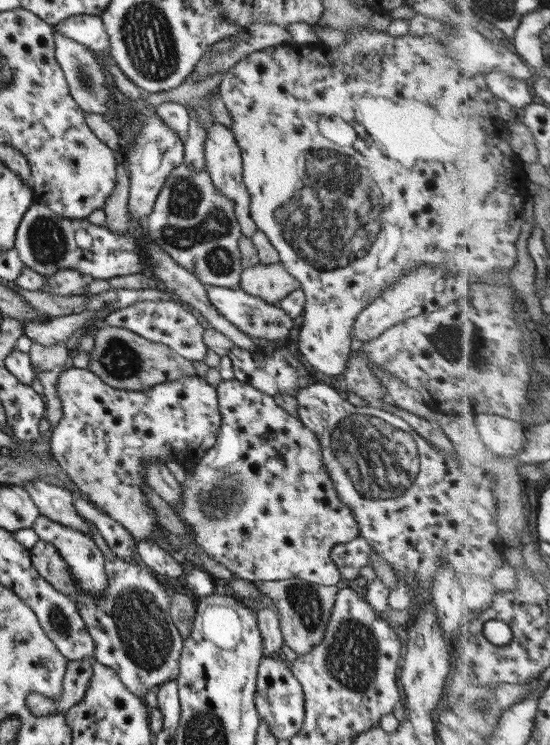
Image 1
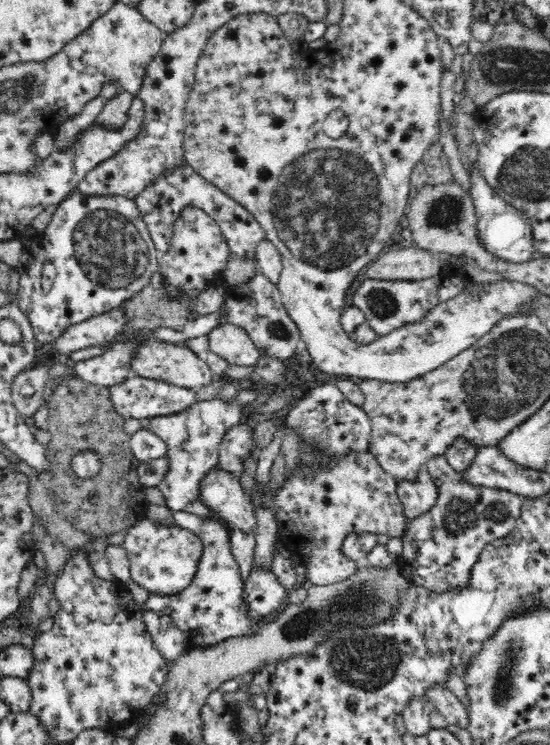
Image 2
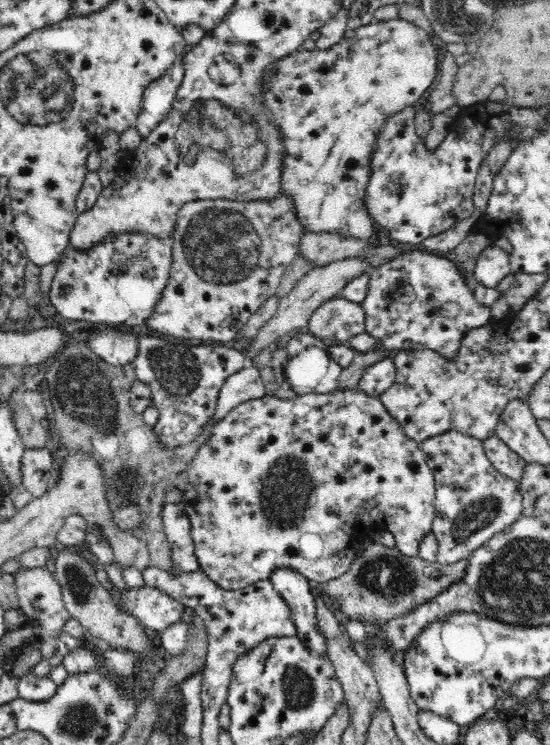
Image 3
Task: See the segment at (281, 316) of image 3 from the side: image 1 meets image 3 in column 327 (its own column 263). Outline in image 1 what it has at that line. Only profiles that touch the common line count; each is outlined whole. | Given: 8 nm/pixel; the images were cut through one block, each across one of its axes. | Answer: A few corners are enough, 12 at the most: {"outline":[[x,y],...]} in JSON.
{"outline":[[280,263],[242,270],[242,292],[277,306],[299,284]]}

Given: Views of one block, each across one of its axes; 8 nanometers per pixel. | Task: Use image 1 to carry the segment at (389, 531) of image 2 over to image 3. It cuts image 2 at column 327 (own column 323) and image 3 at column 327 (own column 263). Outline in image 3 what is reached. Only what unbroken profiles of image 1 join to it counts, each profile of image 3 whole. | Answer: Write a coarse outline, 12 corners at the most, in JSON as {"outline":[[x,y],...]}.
{"outline":[[358,388],[233,407],[187,464],[201,570],[319,584],[432,530],[425,455]]}

